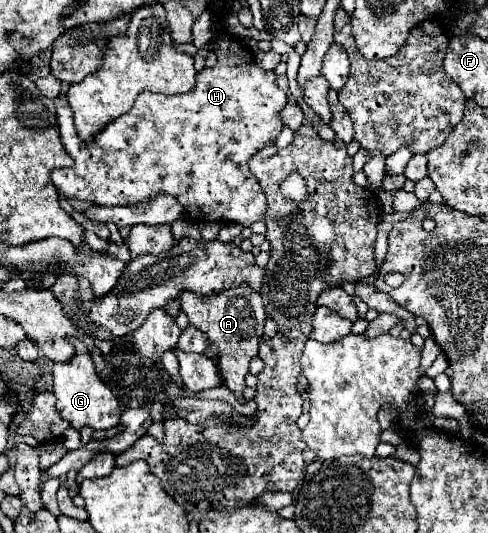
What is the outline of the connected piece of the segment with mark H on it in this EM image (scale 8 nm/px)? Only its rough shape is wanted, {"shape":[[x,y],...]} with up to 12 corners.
{"shape":[[230,33],[196,89],[142,93],[56,189],[96,205],[170,193],[196,221],[266,215],[248,159],[288,103]]}

